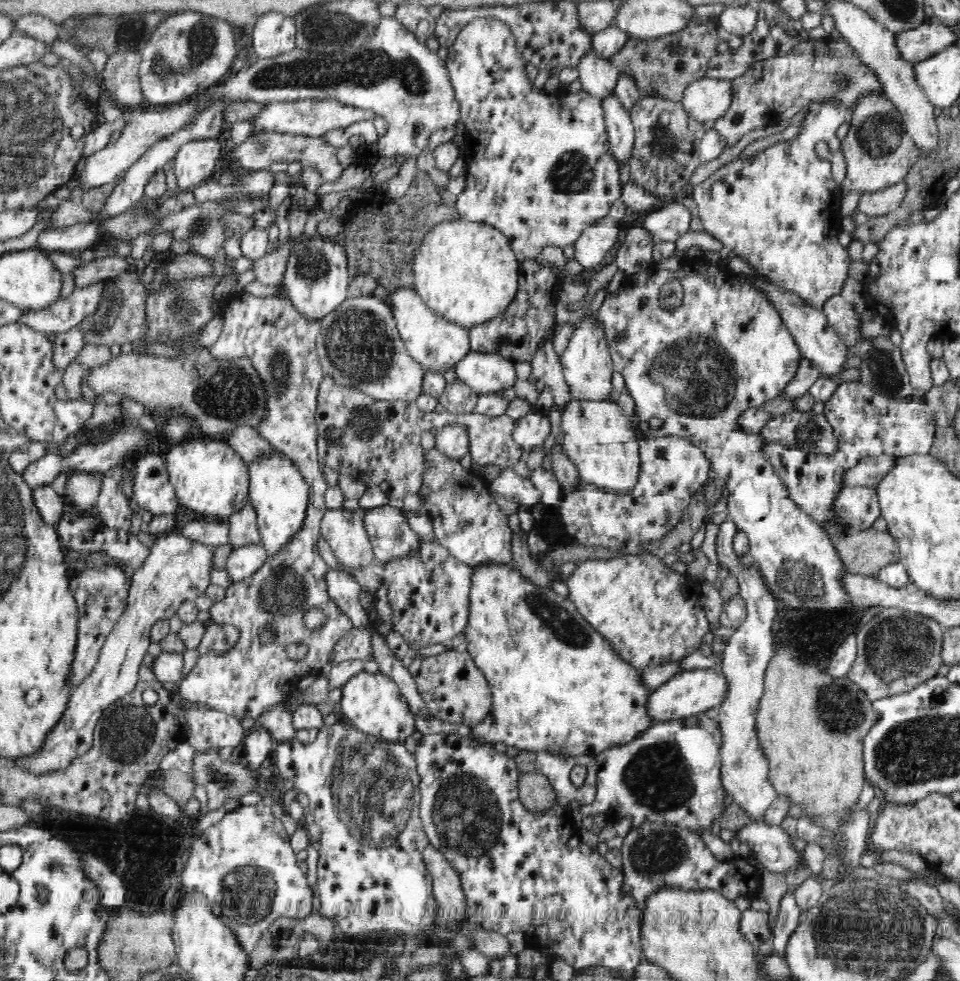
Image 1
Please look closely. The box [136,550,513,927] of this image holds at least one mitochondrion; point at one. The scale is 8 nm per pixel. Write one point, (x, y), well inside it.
(372, 793)

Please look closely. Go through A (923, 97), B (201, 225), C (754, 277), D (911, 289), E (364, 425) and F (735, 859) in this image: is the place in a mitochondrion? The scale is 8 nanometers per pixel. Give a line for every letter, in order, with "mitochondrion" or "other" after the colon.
A: other
B: mitochondrion
C: other
D: other
E: mitochondrion
F: other

